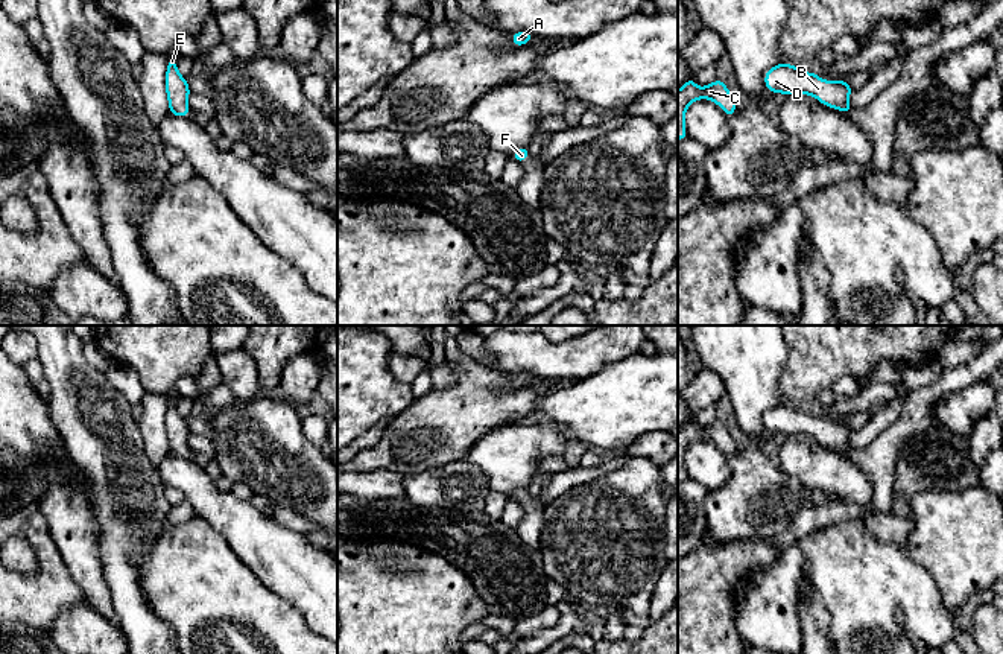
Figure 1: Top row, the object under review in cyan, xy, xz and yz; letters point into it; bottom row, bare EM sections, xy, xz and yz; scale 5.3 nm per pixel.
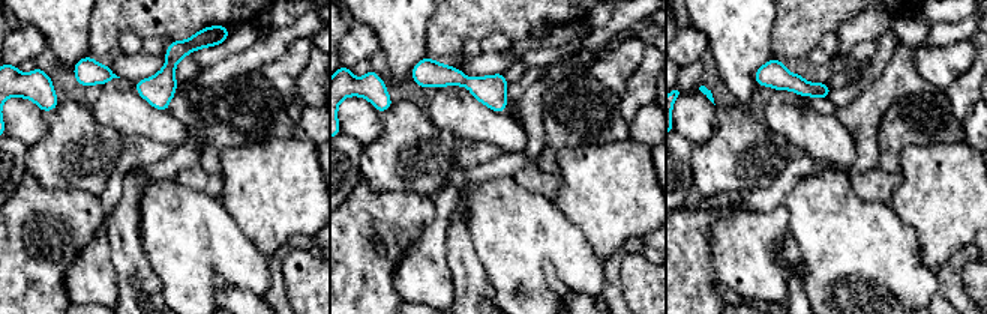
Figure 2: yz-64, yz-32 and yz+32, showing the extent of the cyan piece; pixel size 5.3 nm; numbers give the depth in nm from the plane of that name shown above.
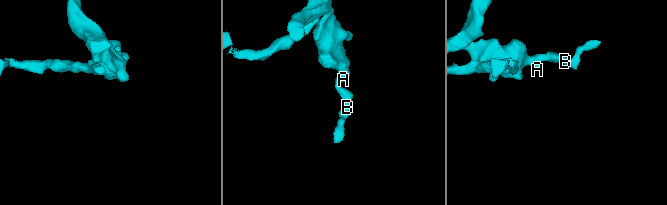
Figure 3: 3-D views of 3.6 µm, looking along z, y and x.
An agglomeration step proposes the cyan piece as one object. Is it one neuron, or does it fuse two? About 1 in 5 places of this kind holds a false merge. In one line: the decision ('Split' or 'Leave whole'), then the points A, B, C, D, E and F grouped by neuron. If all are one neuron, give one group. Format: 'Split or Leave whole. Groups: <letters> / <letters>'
Leave whole. Groups: A B C D E F

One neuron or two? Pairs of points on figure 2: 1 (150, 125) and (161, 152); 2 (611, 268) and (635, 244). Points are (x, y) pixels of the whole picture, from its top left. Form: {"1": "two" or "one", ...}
{"1": "two", "2": "one"}

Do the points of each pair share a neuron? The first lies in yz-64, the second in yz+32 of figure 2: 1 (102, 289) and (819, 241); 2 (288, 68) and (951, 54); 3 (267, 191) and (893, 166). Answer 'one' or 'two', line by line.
1: two
2: one
3: two

